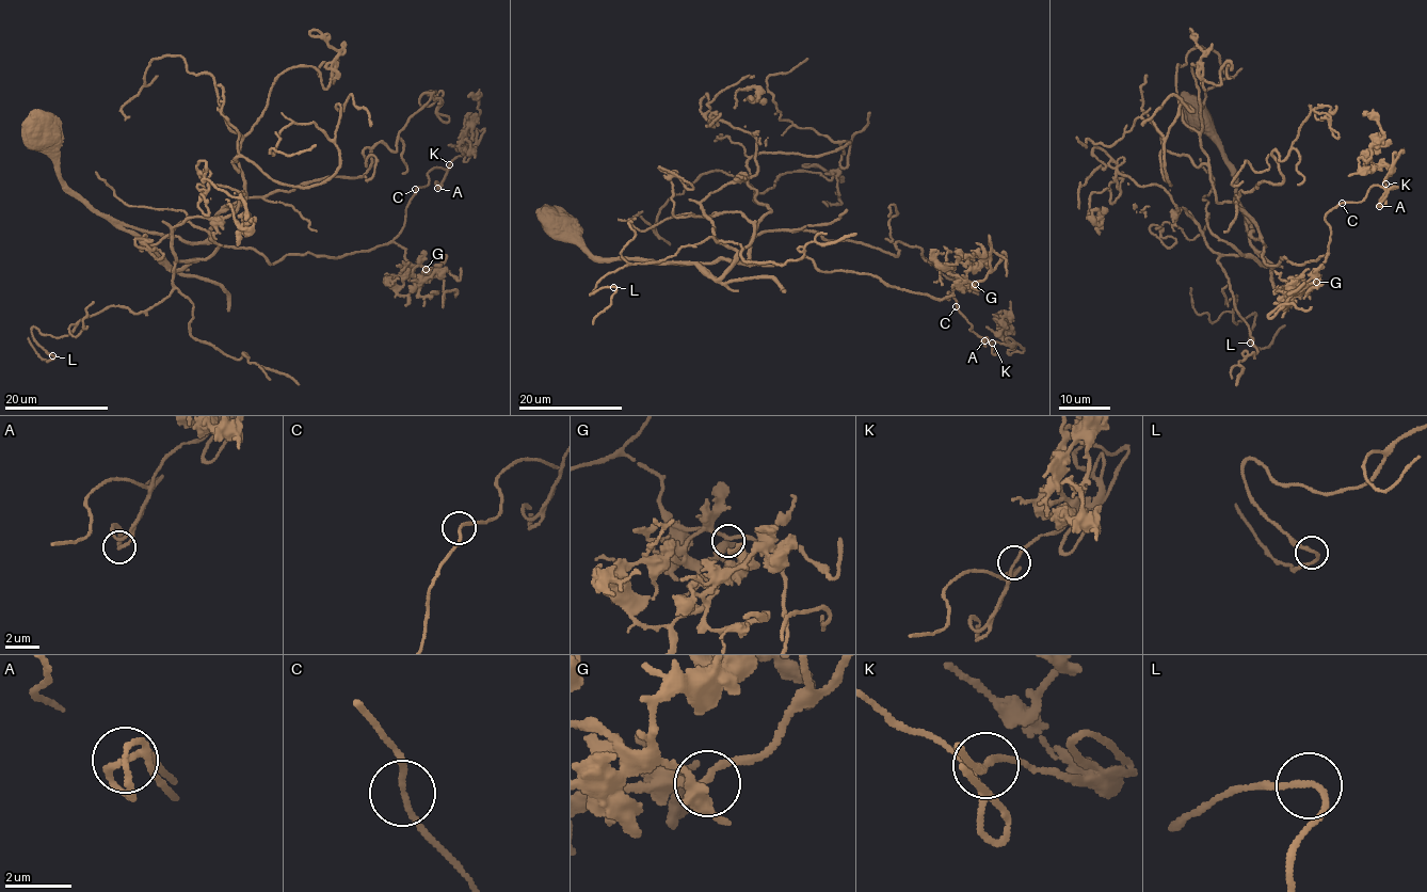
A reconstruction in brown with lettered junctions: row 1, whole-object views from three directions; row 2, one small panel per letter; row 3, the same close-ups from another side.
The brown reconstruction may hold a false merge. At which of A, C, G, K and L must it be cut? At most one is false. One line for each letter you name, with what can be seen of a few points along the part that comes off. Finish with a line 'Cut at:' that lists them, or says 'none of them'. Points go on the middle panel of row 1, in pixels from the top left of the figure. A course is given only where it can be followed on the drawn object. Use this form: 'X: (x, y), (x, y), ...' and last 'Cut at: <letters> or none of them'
Cut at: none of them

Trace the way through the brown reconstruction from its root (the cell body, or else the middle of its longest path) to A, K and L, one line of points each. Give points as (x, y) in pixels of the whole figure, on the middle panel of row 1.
A: (558, 219), (600, 258), (765, 266), (806, 256), (821, 271), (870, 274), (938, 299), (949, 292), (984, 340)
K: (558, 219), (600, 258), (806, 256), (821, 271), (949, 292), (992, 343)
L: (558, 219), (600, 258), (716, 279), (736, 252), (712, 229), (590, 293), (613, 286)

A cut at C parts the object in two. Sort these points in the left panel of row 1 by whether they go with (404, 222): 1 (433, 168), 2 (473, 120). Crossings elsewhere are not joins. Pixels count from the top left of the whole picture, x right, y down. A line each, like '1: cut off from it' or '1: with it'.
1: cut off from it
2: cut off from it

